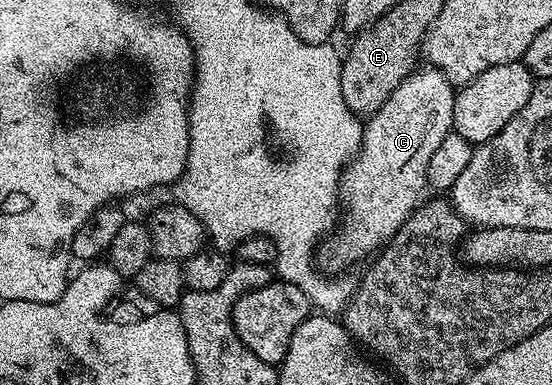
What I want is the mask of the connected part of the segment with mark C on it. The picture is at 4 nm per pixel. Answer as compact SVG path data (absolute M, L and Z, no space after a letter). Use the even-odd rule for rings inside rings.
M419 67L412 71L399 84L397 91L393 91L393 95L389 95L389 99L381 103L379 110L366 118L359 152L348 161L339 178L341 220L334 232L317 249L317 265L320 270L343 271L346 270L343 269L346 265L351 265L362 257L370 258L395 236L395 232L419 208L424 196L423 189L428 188L429 159L433 151L437 151L441 139L452 132L453 103L457 92L456 86L452 85L451 80L440 69L426 68Z

